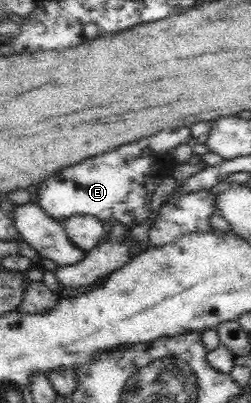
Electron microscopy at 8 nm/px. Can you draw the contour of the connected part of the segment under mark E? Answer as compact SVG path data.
M190 130L160 132L154 138L124 144L119 148L89 157L79 164L62 168L42 180L34 188L38 192L38 206L54 219L62 220L72 215L92 215L103 224L120 224L130 232L142 224L150 214L150 202L163 180L174 169L172 150L189 142Z

